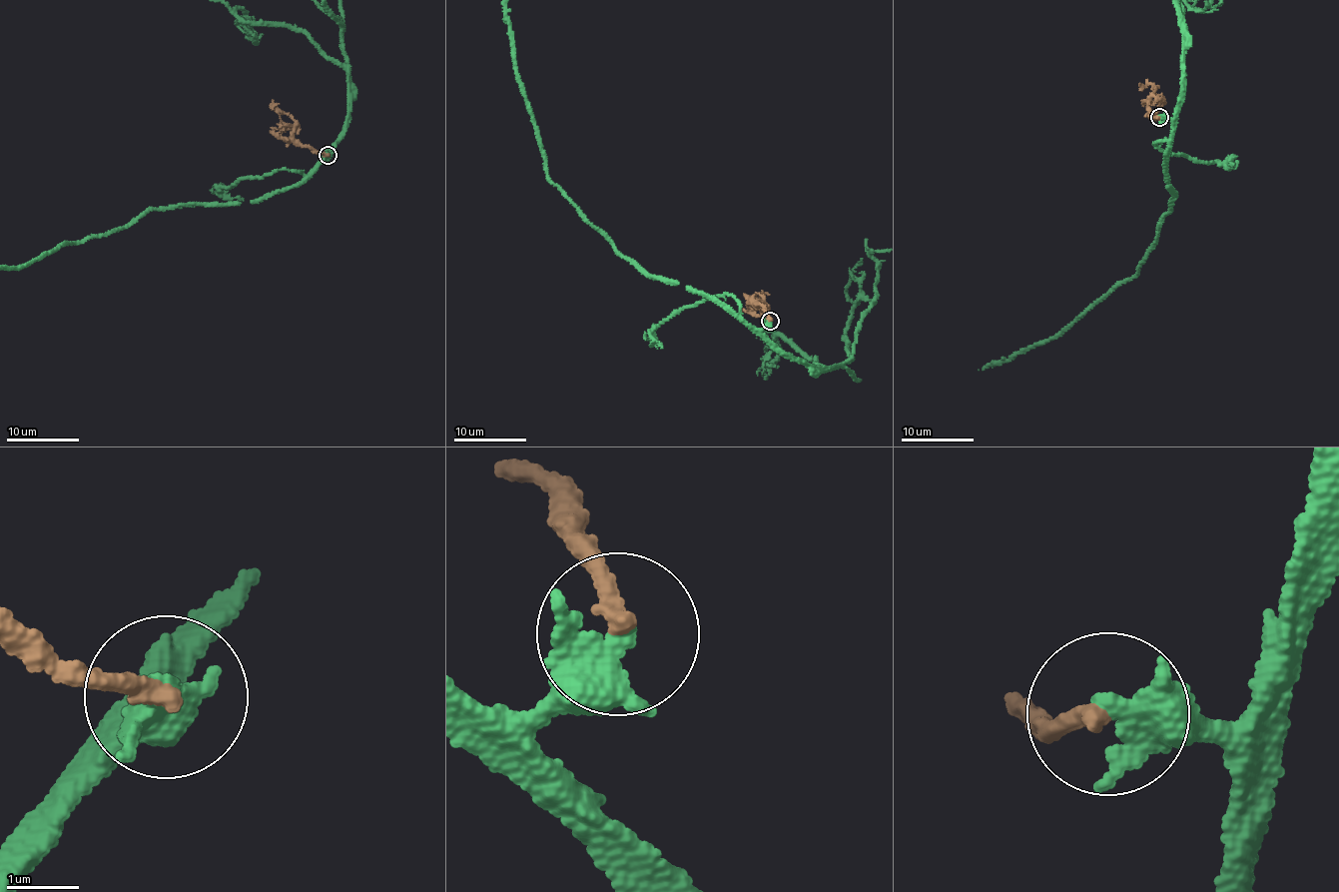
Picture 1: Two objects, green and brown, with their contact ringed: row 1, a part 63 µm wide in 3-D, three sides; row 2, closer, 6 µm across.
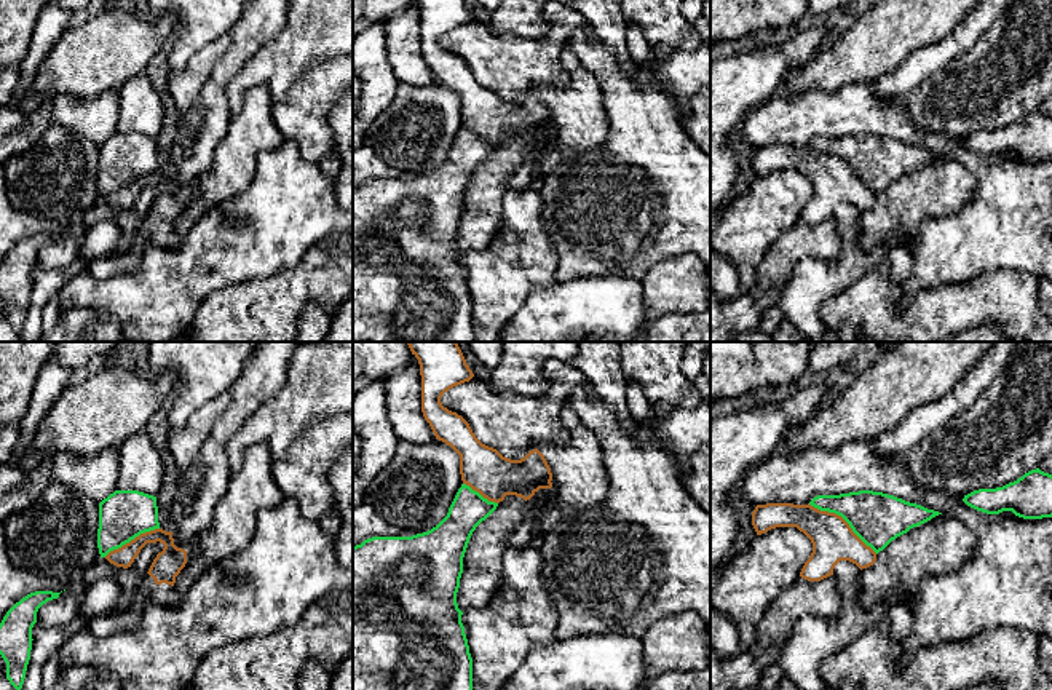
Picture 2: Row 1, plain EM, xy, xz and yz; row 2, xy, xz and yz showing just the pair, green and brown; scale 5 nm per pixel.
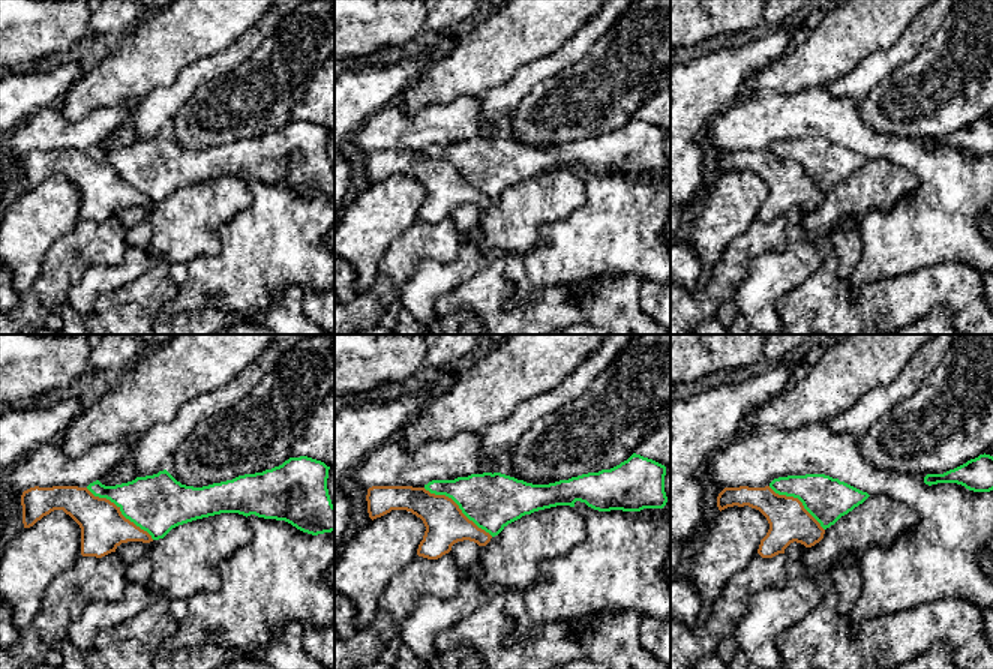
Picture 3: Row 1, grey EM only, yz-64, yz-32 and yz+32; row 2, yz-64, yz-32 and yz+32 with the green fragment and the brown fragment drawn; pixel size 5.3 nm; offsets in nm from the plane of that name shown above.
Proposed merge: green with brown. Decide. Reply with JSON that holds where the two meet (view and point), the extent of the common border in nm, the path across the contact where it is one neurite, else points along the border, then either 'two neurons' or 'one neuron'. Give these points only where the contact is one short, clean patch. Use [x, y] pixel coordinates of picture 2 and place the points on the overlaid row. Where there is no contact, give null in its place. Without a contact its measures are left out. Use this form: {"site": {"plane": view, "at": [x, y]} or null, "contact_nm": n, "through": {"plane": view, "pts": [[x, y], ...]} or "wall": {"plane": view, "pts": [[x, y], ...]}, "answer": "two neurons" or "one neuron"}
{"site": {"plane": "yz", "at": [843, 518]}, "contact_nm": 440, "answer": "two neurons"}

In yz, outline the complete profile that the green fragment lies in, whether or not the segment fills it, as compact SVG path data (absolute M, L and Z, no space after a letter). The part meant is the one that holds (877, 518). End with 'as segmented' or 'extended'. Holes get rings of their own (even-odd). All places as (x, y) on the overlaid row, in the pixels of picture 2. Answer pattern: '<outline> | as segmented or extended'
M859 490L817 495L811 506L841 516L852 532L876 554L892 540L942 514L894 495Z | as segmented

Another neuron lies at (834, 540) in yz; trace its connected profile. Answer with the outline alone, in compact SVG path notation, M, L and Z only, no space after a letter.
M809 503L757 505L752 525L757 535L776 527L797 527L803 532L813 543L813 553L800 572L800 577L808 581L821 581L833 575L840 561L849 561L860 570L876 561L876 553L852 532L841 516L821 511Z

